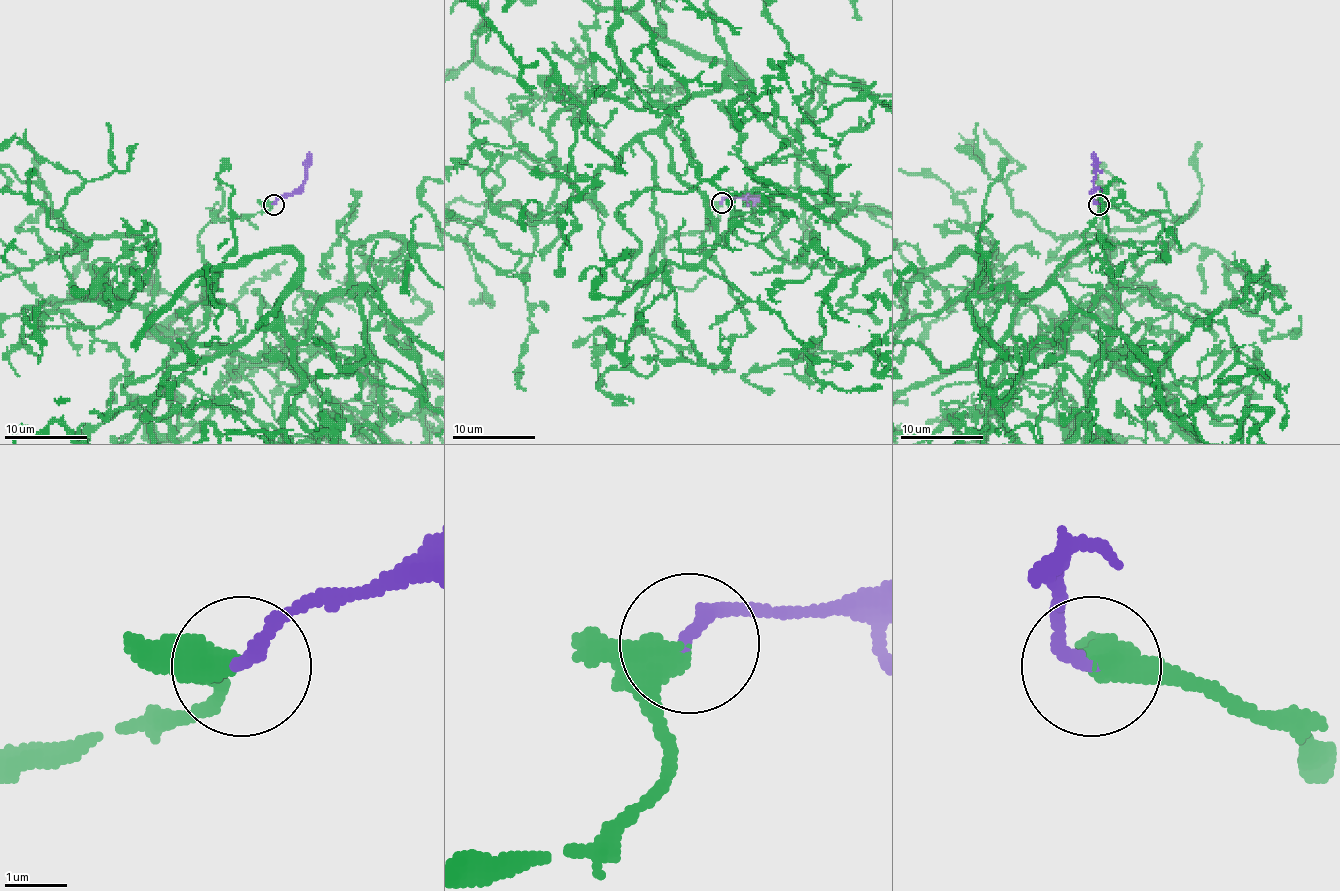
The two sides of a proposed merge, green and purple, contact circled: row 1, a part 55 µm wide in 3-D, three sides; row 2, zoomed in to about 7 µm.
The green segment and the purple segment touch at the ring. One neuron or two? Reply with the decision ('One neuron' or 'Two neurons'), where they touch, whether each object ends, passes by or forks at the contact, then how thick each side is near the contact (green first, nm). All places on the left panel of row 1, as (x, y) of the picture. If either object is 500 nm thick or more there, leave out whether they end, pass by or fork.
One neuron. Place: (273, 204). At the ring green passes by. At the ring purple ends. Thickness 380 nm (green) against 200 nm

